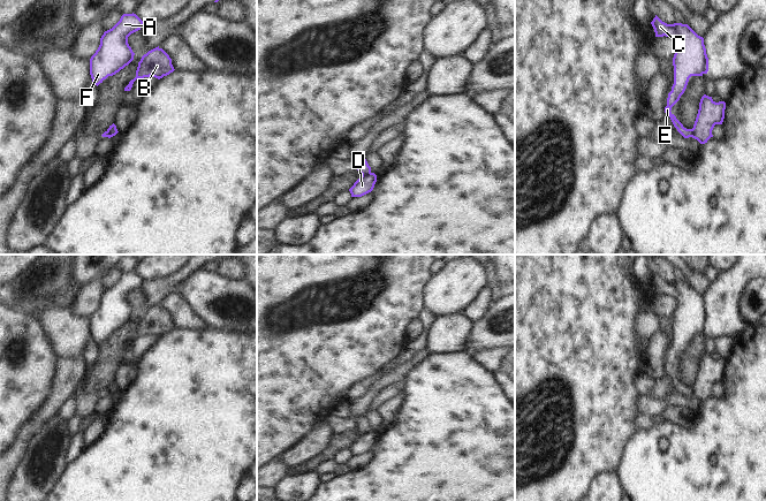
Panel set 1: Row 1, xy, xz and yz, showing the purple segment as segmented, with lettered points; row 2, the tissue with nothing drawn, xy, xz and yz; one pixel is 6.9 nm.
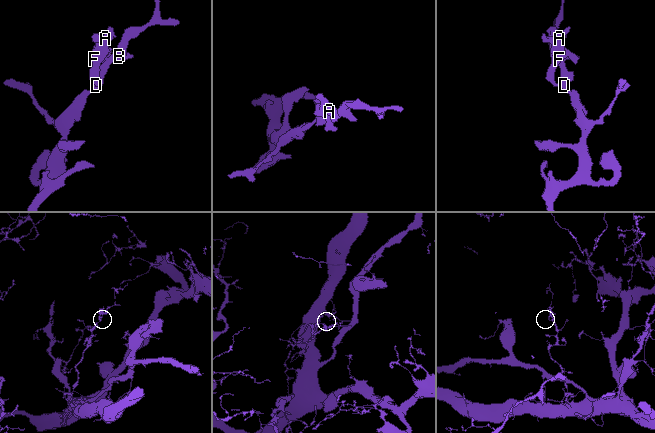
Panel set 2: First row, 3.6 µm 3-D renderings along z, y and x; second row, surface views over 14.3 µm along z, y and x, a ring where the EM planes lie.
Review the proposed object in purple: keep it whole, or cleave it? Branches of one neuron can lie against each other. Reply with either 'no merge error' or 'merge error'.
merge error

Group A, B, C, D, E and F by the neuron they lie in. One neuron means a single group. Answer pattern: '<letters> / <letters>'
A C E F / B D

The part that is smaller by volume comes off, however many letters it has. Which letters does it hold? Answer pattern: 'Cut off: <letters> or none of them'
Cut off: A, C, E, F

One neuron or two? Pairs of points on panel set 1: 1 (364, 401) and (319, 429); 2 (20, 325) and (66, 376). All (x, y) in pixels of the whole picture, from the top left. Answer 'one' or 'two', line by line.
1: two
2: two

